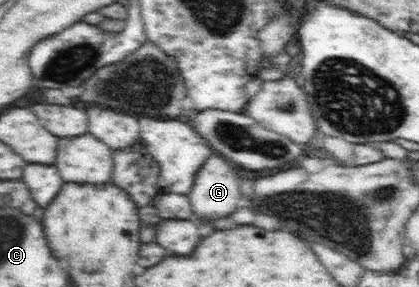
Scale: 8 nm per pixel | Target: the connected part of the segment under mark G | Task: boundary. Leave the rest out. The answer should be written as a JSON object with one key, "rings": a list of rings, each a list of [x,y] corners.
{"rings":[[[214,152],[197,171],[187,196],[192,213],[199,219],[215,221],[225,217],[239,207],[241,191],[237,171],[233,171],[227,160]]]}

